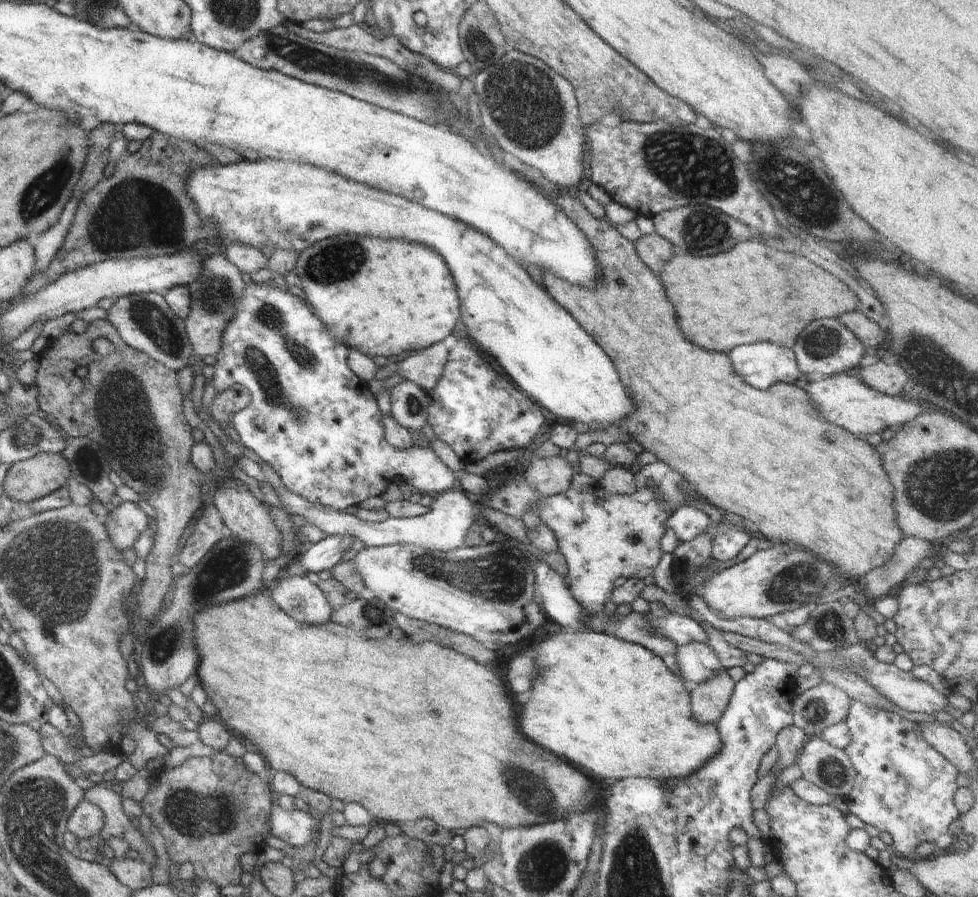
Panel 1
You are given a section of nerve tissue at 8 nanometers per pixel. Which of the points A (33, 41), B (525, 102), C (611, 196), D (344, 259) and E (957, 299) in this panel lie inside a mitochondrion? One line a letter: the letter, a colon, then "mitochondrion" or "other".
A: other
B: mitochondrion
C: other
D: mitochondrion
E: other

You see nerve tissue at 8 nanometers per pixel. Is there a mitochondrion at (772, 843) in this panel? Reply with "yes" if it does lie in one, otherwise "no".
no

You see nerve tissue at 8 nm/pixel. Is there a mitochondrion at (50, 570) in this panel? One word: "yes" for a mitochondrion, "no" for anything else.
yes

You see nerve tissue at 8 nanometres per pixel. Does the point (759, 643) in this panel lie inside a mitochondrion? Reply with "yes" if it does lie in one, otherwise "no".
no

